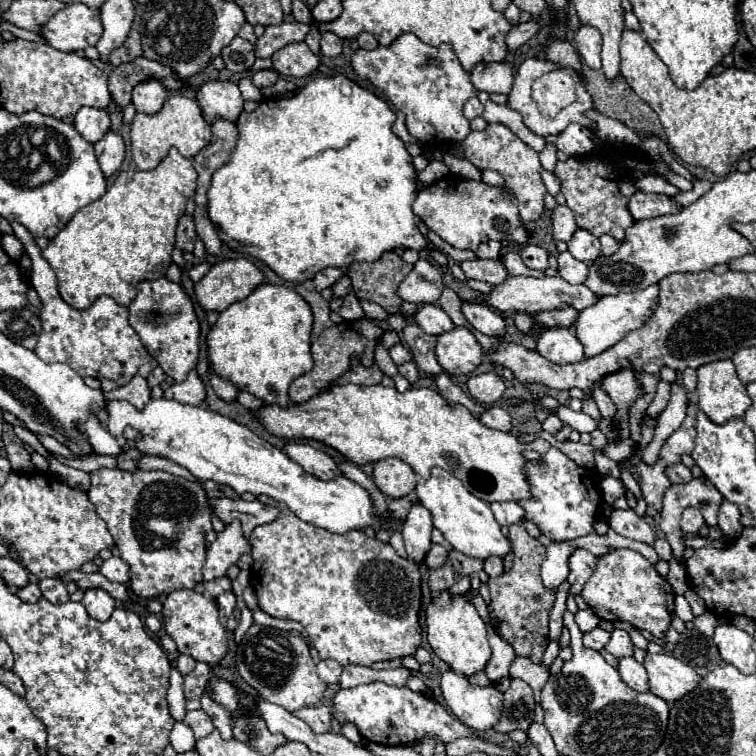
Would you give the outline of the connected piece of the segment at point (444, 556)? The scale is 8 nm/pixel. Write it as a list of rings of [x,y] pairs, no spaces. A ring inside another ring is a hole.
[[[432,544],[430,552],[426,554],[424,564],[428,568],[440,568],[440,566],[446,564],[446,560],[448,560],[448,550],[444,546],[440,546],[440,544]]]

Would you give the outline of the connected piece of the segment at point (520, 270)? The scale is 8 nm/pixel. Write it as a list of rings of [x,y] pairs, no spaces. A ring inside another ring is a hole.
[[[508,252],[508,254],[504,256],[504,266],[506,266],[506,270],[508,270],[508,276],[536,276],[536,278],[542,278],[542,276],[544,276],[544,272],[528,268],[528,266],[522,262],[520,254],[516,254],[516,252]]]

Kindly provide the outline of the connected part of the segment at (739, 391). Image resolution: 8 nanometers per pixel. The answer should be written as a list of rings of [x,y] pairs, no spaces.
[[[730,360],[700,366],[696,392],[700,410],[714,424],[724,424],[730,418],[742,418],[752,404],[746,394],[746,386],[738,380]]]

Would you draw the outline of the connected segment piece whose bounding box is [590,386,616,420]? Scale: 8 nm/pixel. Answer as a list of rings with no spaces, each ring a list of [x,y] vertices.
[[[596,386],[596,388],[592,388],[592,400],[598,404],[598,408],[600,408],[600,414],[602,414],[602,418],[614,418],[614,414],[616,414],[616,406],[614,406],[614,402],[610,400],[610,396],[600,388],[600,386]]]

